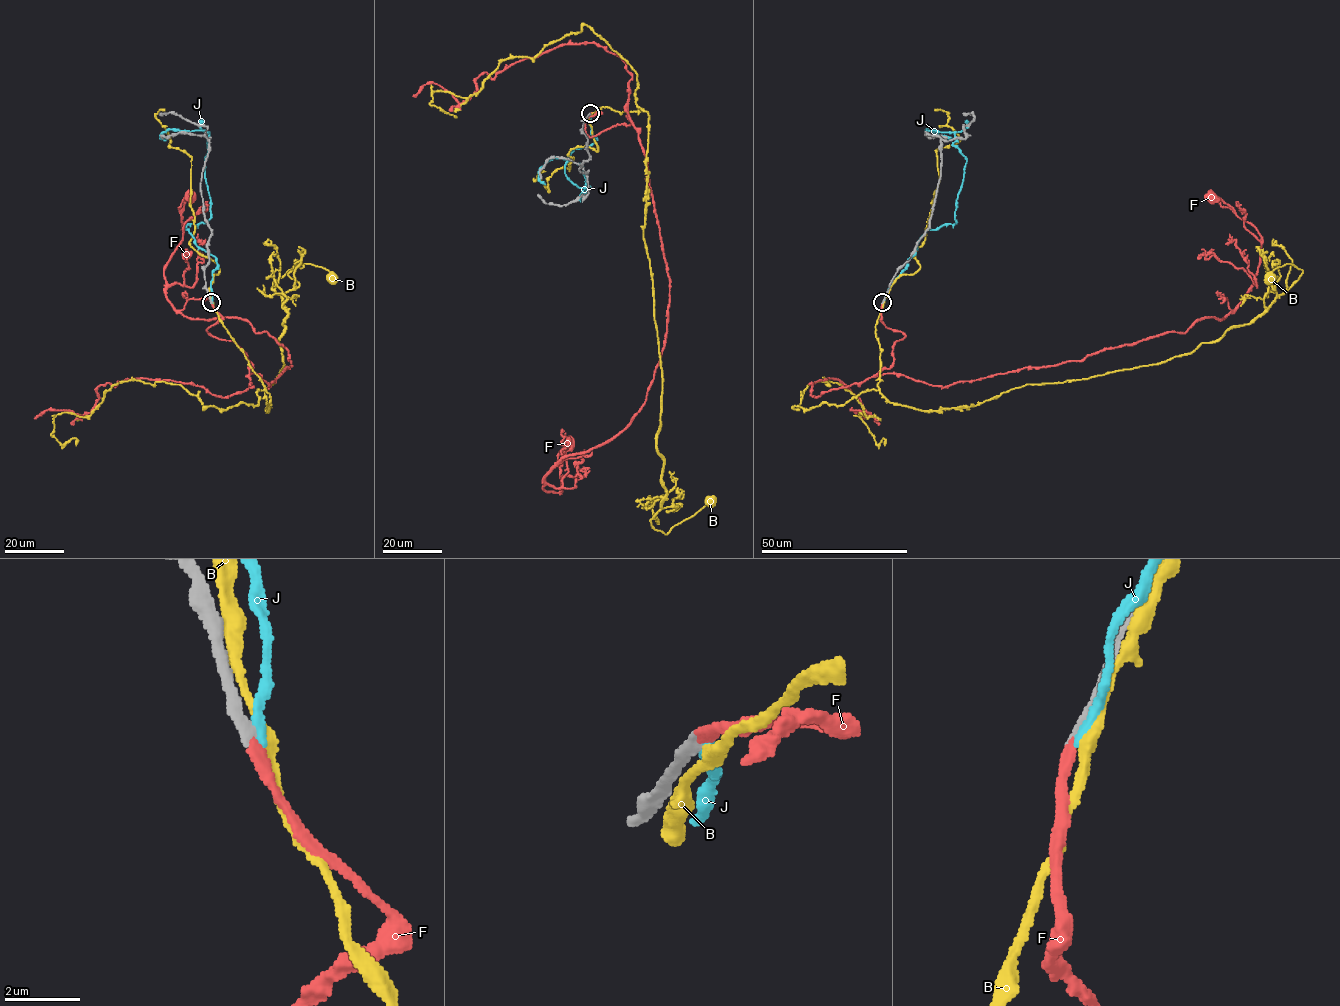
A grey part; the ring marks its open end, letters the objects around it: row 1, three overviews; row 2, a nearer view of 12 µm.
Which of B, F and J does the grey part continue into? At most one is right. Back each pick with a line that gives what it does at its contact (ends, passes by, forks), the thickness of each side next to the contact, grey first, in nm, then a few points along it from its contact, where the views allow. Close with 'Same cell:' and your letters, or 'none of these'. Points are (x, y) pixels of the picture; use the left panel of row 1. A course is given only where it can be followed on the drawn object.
F: It ends there. Thickness 260 nm (grey) against 240 nm. Its course: (211, 302), (207, 330), (269, 386), (282, 344), (166, 295), (190, 197)
Same cell: F

